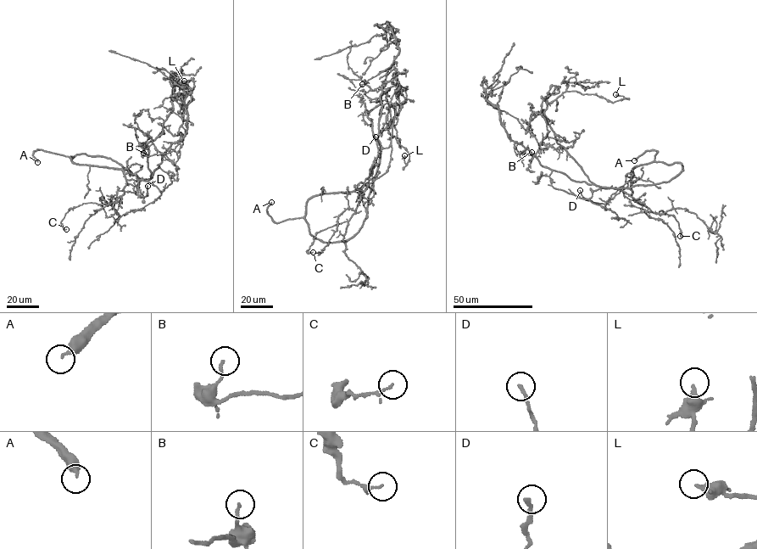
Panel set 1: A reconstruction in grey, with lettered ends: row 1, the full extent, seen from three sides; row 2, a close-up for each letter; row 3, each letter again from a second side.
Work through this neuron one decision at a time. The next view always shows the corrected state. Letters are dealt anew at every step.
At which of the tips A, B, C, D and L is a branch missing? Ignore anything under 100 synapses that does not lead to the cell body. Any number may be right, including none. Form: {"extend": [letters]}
{"extend": ["A"]}

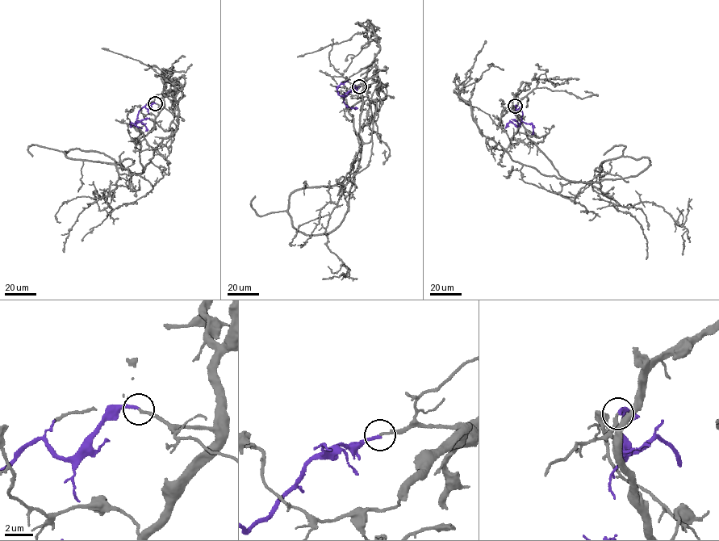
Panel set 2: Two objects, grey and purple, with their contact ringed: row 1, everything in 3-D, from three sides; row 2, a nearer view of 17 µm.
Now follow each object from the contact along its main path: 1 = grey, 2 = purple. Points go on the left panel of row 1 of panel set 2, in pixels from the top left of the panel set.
1: (155, 103), (164, 108), (138, 139), (142, 173), (114, 164), (115, 188), (94, 192), (111, 211), (81, 241)
2: (155, 103), (146, 108), (144, 106), (136, 121), (131, 127), (130, 124), (142, 128)

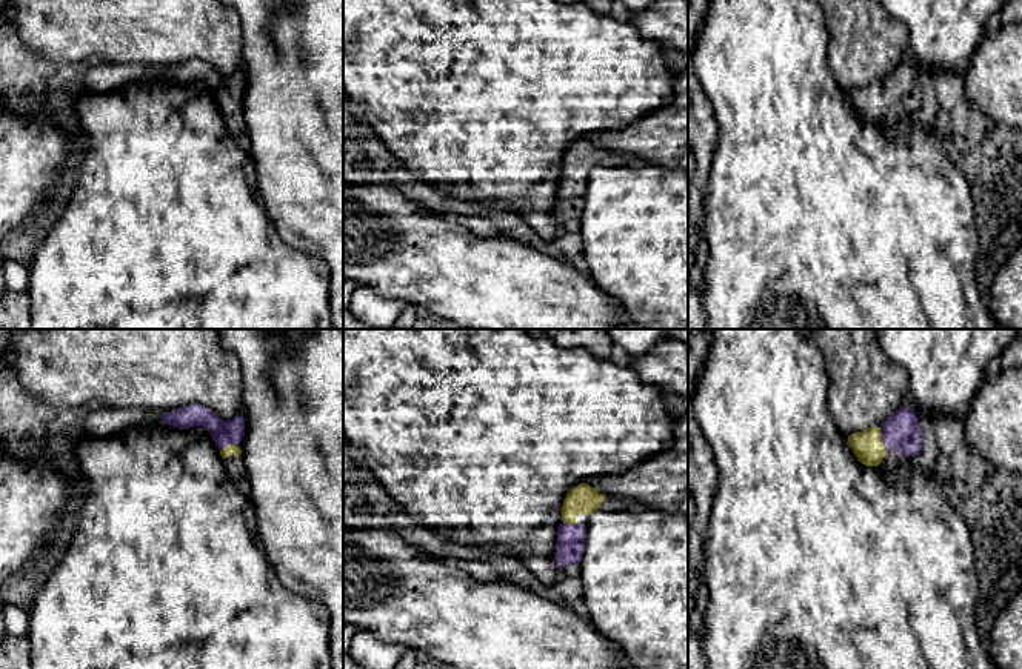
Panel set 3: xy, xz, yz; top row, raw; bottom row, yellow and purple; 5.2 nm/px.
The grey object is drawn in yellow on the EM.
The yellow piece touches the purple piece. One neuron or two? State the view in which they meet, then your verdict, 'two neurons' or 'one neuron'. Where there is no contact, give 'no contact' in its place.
yz | one neuron

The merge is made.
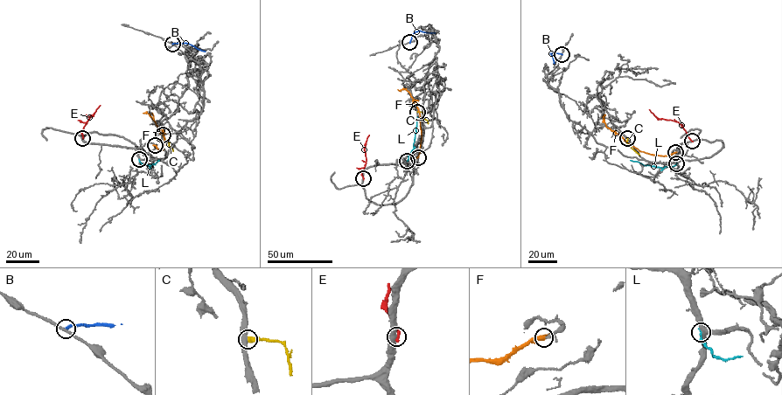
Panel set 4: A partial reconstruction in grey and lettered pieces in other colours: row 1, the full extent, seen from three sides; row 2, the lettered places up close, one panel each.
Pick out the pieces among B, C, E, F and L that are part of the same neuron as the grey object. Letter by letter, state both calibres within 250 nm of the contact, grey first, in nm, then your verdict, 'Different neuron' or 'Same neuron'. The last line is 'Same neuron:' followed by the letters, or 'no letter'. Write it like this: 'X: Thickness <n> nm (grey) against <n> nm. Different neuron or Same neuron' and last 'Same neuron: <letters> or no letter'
B: Thickness 220 nm (grey) against 280 nm. Different neuron
C: Thickness 460 nm (grey) against 400 nm. Different neuron
E: Thickness 550 nm (grey) against 300 nm. Different neuron
F: Thickness 150 nm (grey) against 380 nm. Different neuron
L: Thickness 460 nm (grey) against 190 nm. Different neuron
Same neuron: no letter

